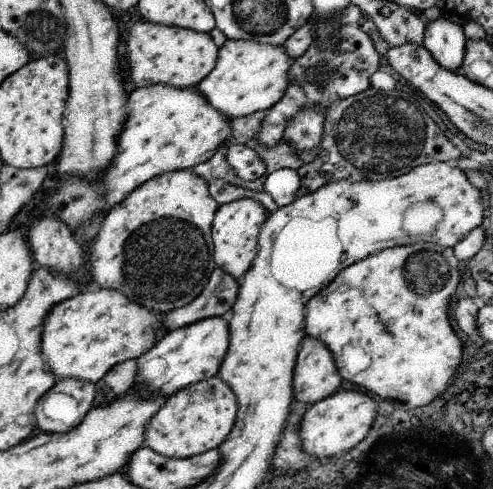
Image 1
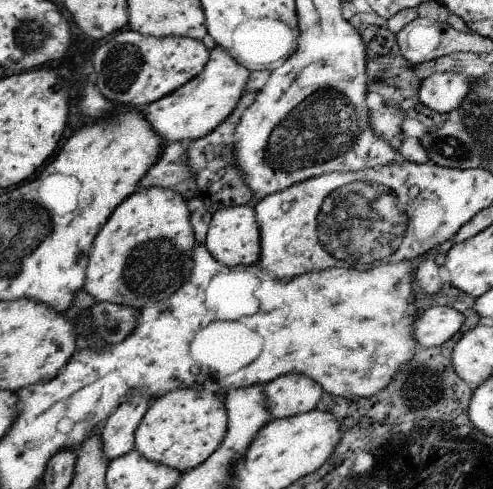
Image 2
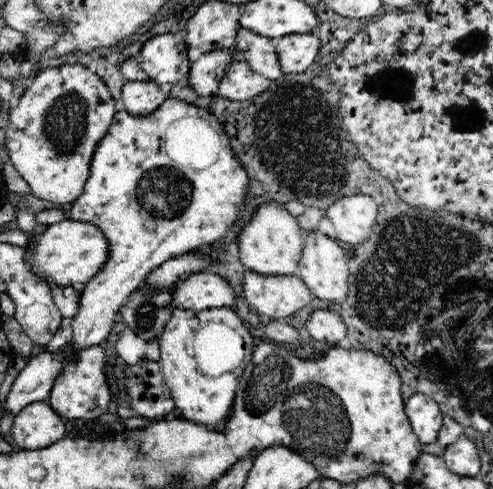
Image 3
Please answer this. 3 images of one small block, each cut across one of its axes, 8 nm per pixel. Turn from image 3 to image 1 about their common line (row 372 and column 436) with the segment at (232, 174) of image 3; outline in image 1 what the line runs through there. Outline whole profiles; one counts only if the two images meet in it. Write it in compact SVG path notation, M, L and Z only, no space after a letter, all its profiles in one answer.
M439 16L437 20L427 22L423 46L441 66L447 66L447 70L457 70L463 64L463 56L467 50L463 24L453 22L449 16Z

